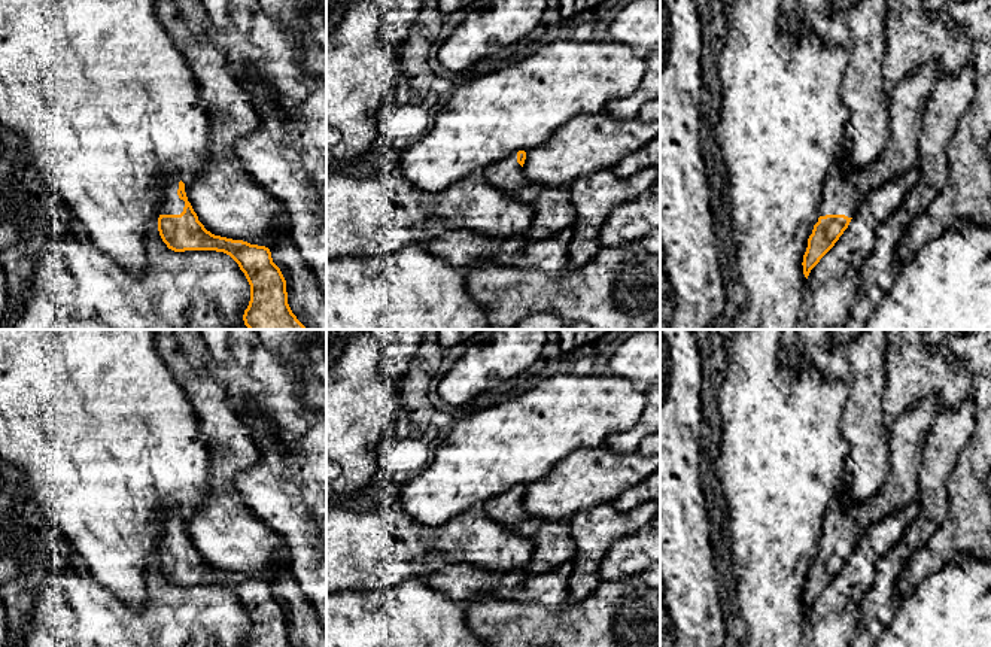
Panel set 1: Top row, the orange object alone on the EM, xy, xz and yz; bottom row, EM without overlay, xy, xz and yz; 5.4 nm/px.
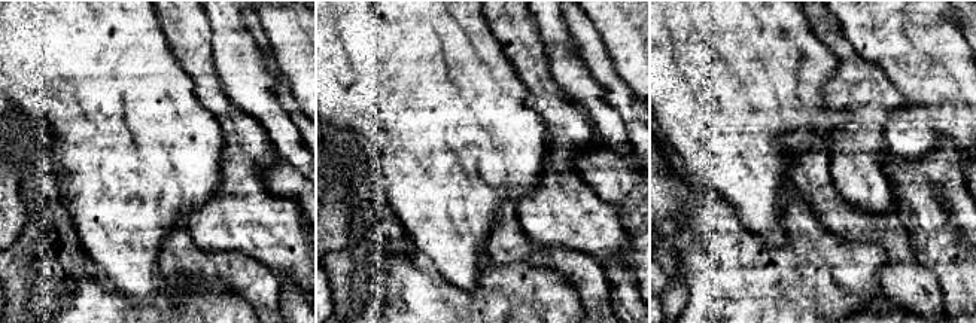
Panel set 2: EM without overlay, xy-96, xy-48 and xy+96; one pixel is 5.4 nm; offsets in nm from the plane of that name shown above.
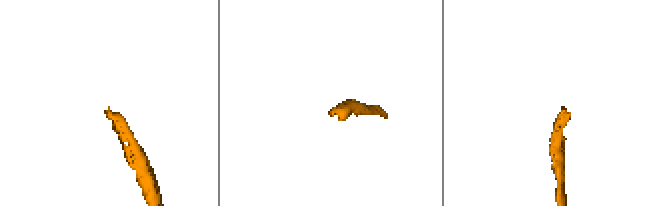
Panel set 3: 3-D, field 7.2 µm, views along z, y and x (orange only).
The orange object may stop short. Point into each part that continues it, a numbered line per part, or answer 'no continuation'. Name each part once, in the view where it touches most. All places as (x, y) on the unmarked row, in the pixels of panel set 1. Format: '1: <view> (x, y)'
1: xy (172, 538)

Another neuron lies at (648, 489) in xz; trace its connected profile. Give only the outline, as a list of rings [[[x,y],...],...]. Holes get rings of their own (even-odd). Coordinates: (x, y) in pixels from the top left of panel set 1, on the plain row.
[[[660,470],[651,474],[641,483],[623,490],[610,504],[620,513],[627,513],[645,501],[656,501],[660,504]]]

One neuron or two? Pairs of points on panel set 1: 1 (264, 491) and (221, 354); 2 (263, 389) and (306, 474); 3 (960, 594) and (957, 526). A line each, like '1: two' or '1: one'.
1: two
2: one
3: two

